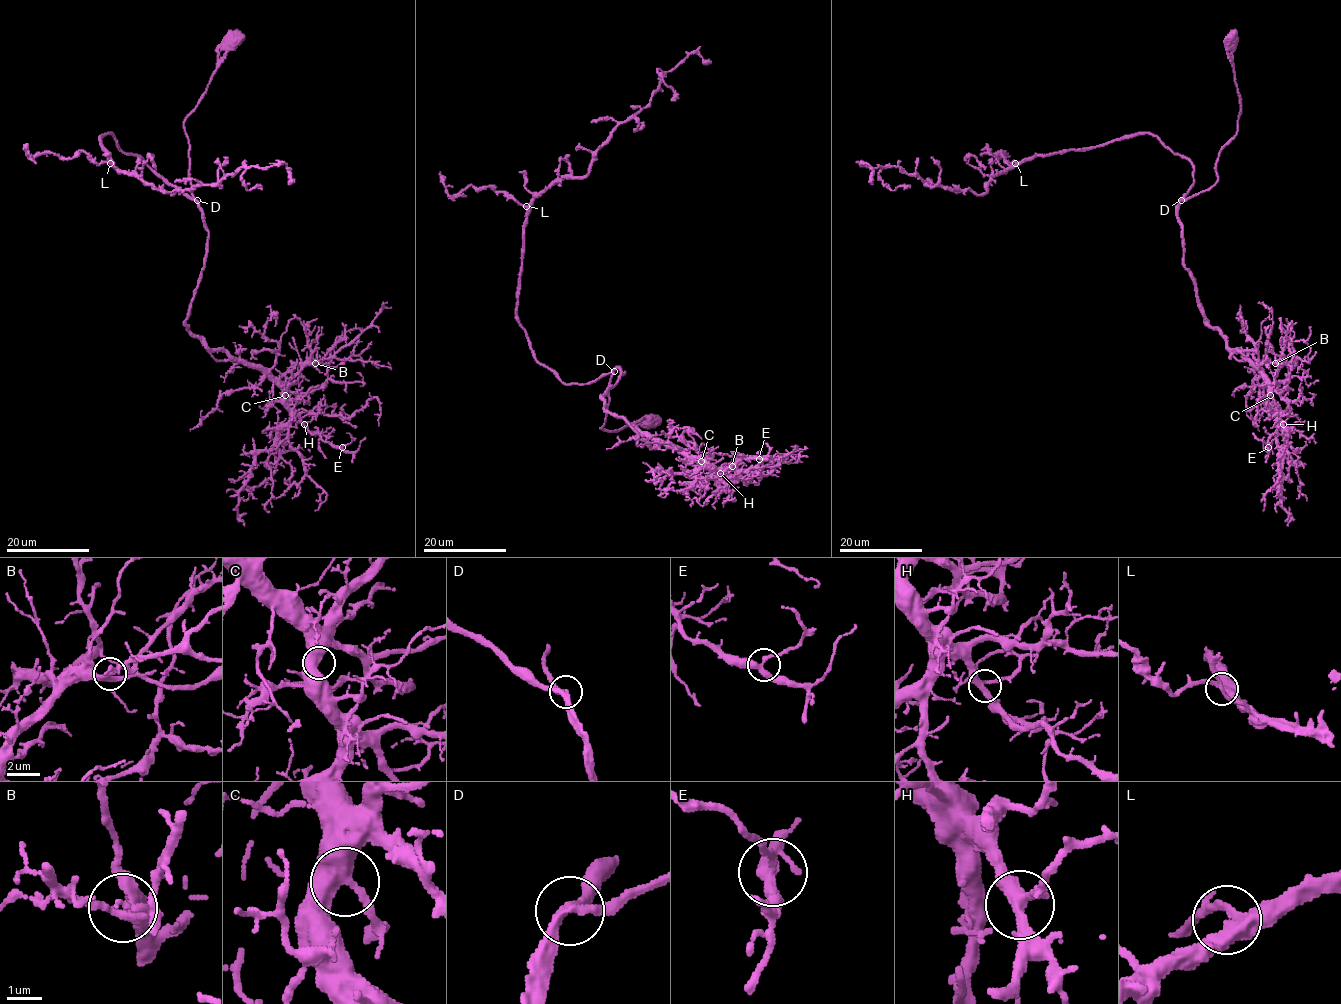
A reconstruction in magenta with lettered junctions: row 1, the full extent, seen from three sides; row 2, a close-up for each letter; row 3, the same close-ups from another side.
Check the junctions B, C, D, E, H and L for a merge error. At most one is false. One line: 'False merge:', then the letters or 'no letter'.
False merge: no letter

